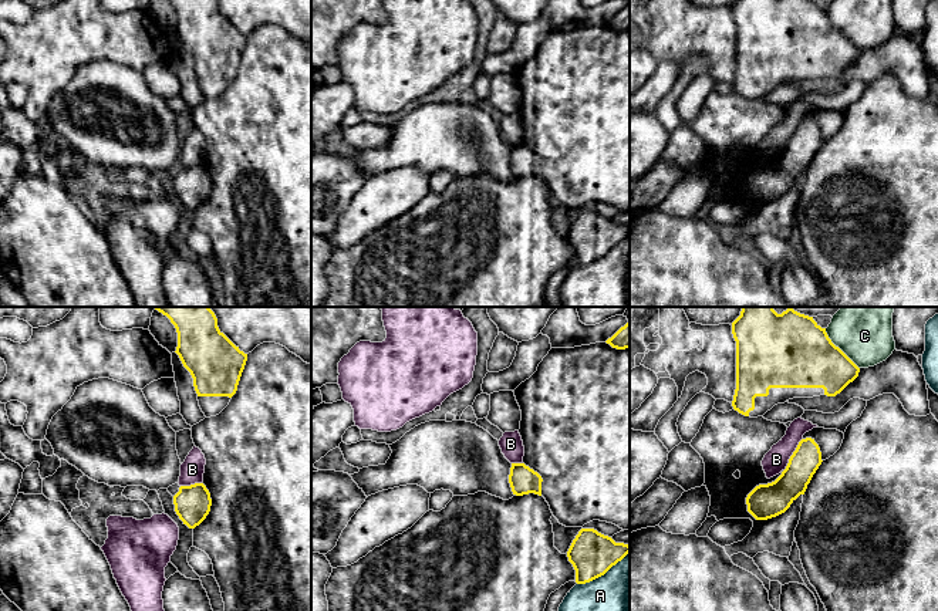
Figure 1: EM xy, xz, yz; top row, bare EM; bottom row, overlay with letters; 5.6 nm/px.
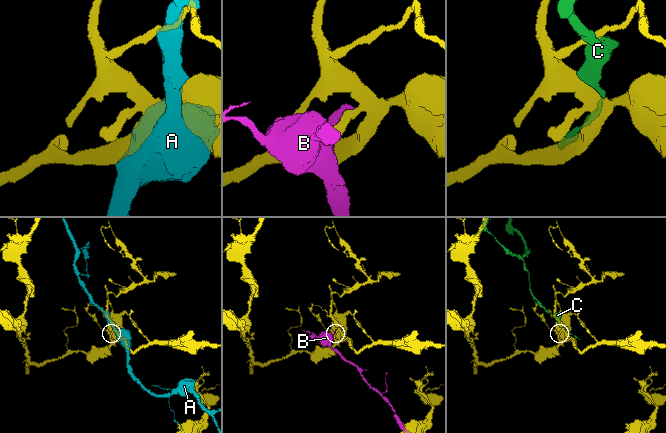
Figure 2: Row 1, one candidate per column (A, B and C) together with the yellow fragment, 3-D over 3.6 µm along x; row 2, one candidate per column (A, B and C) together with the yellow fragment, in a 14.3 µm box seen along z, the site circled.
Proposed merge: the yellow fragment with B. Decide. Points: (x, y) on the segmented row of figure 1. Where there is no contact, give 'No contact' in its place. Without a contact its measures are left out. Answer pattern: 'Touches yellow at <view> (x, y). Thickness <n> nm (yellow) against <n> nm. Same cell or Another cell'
Touches yellow at yz (792, 455). Thickness 170 nm (yellow) against 140 nm. Another cell

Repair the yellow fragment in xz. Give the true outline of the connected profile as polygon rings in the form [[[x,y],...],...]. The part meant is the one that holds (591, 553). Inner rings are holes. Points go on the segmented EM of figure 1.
[[[581,529],[573,540],[567,557],[576,570],[576,583],[586,584],[604,575],[628,553],[628,544],[615,543],[594,529]]]

